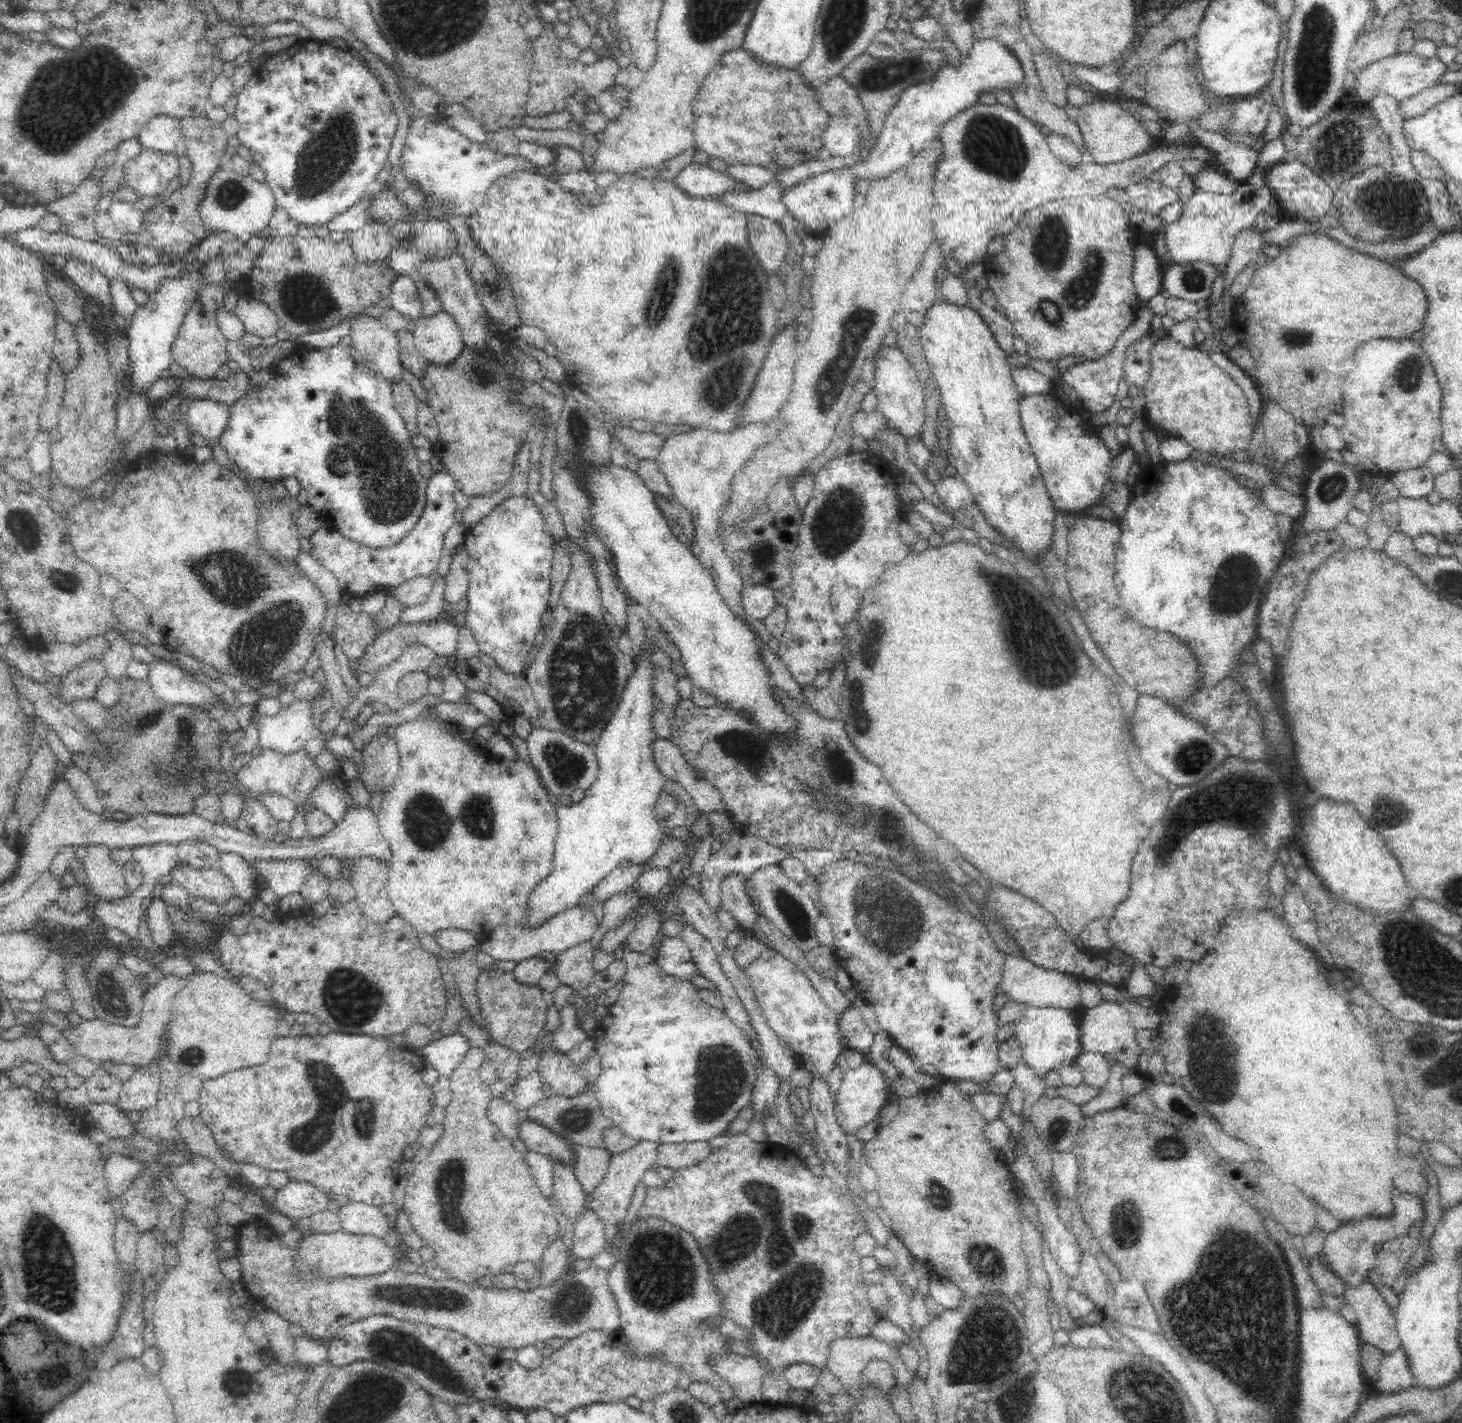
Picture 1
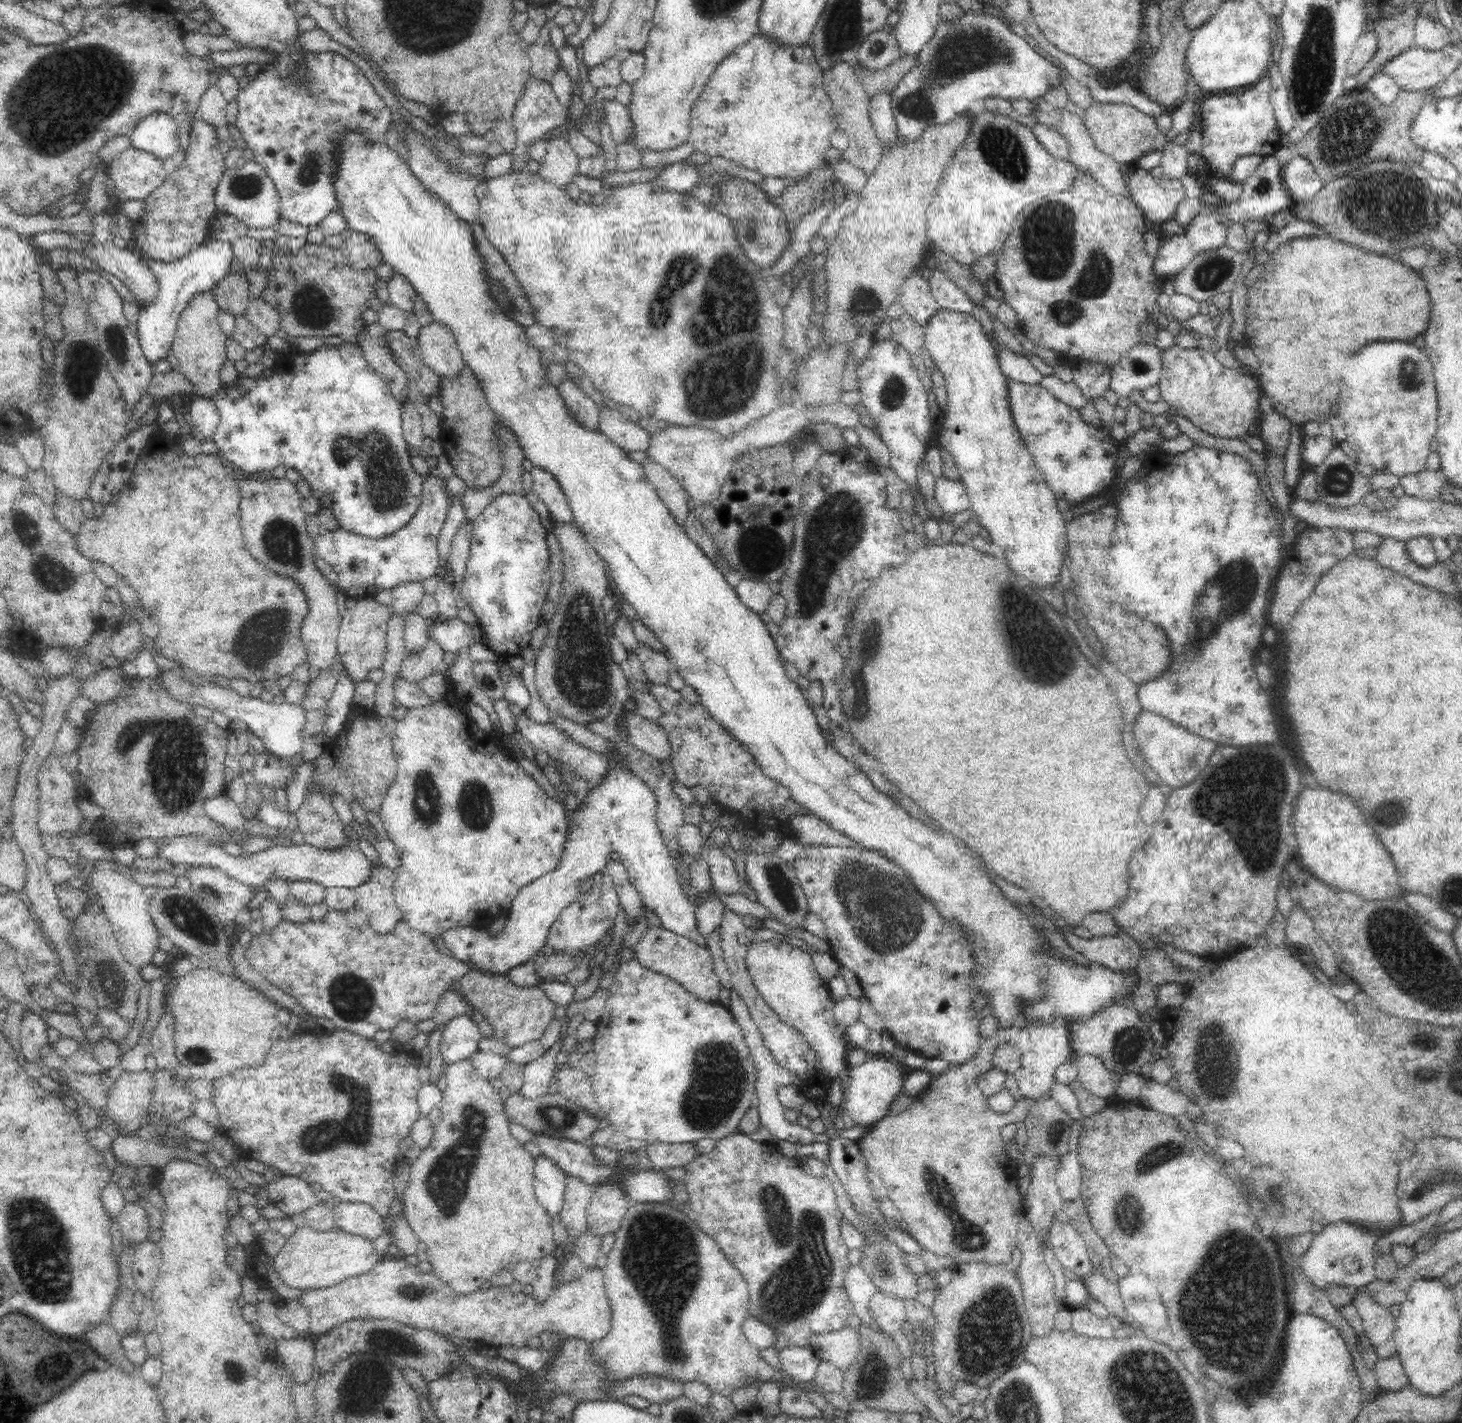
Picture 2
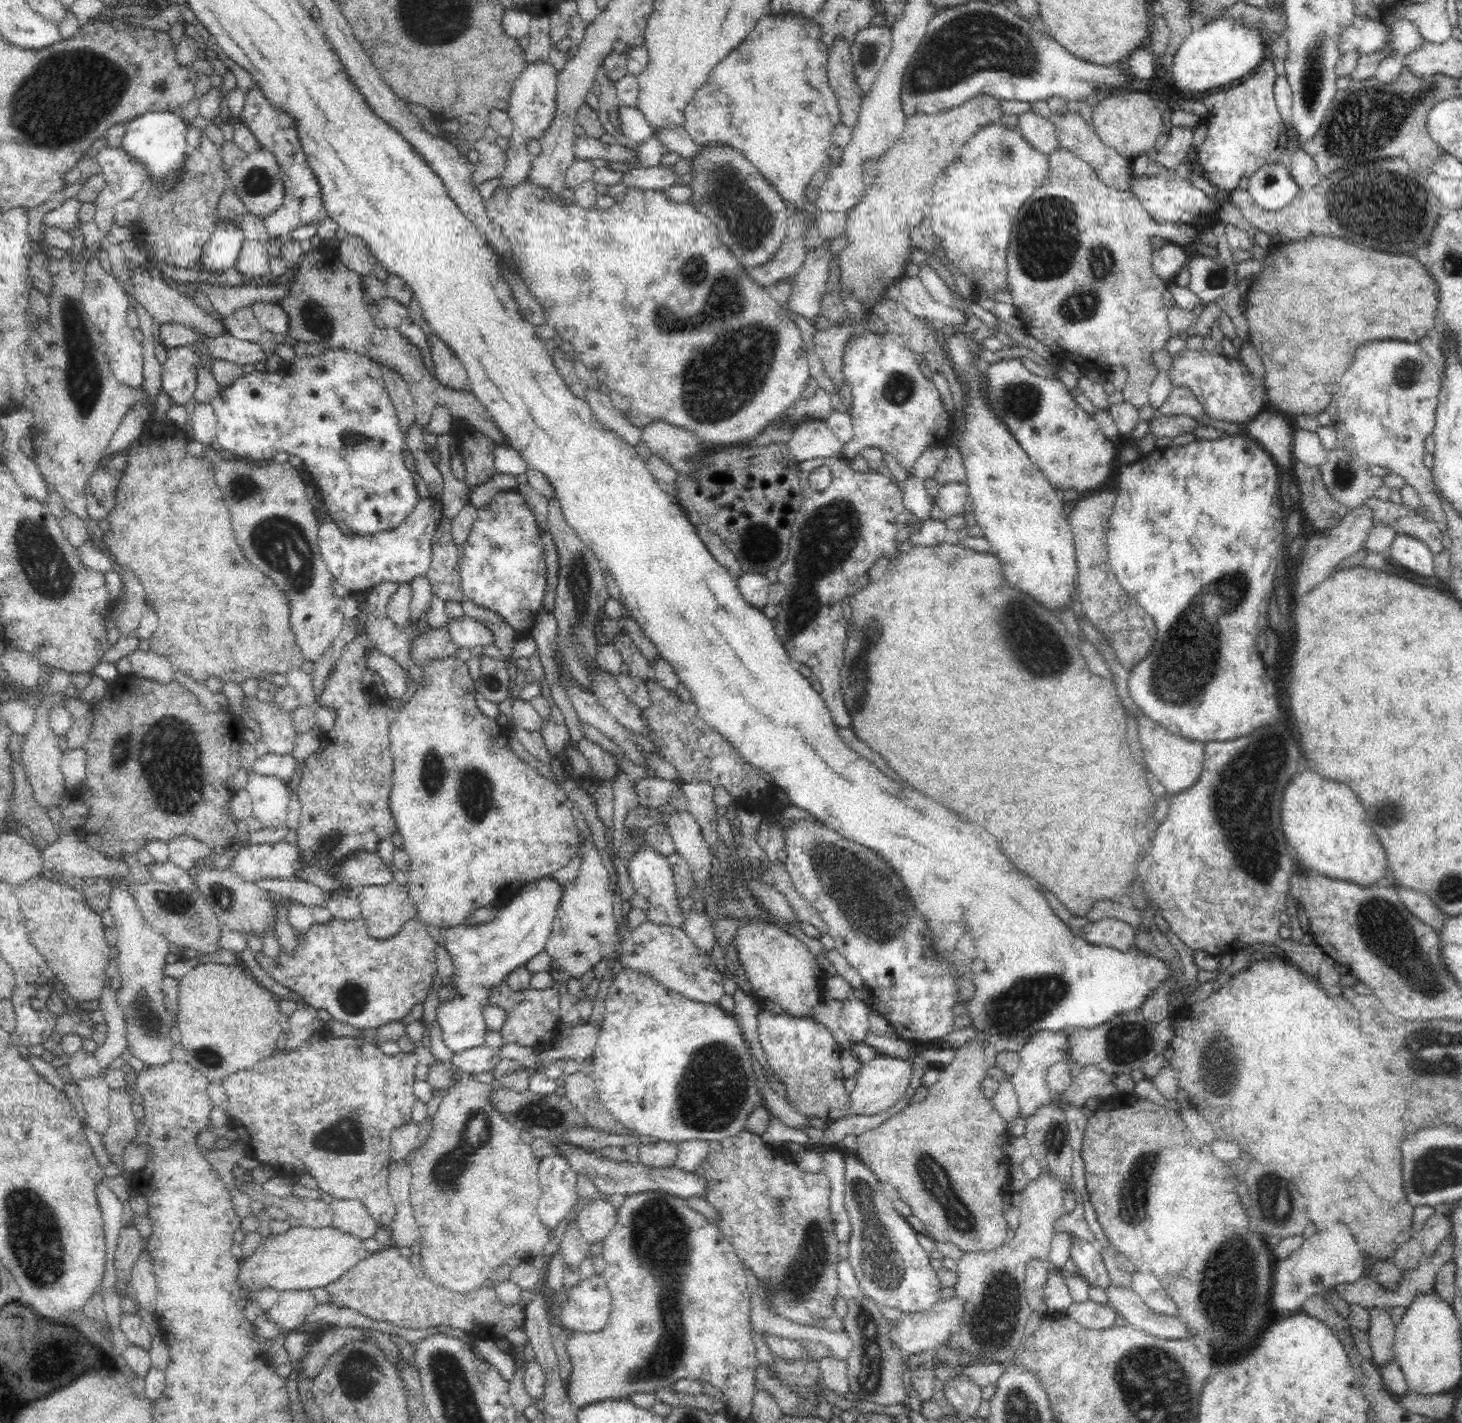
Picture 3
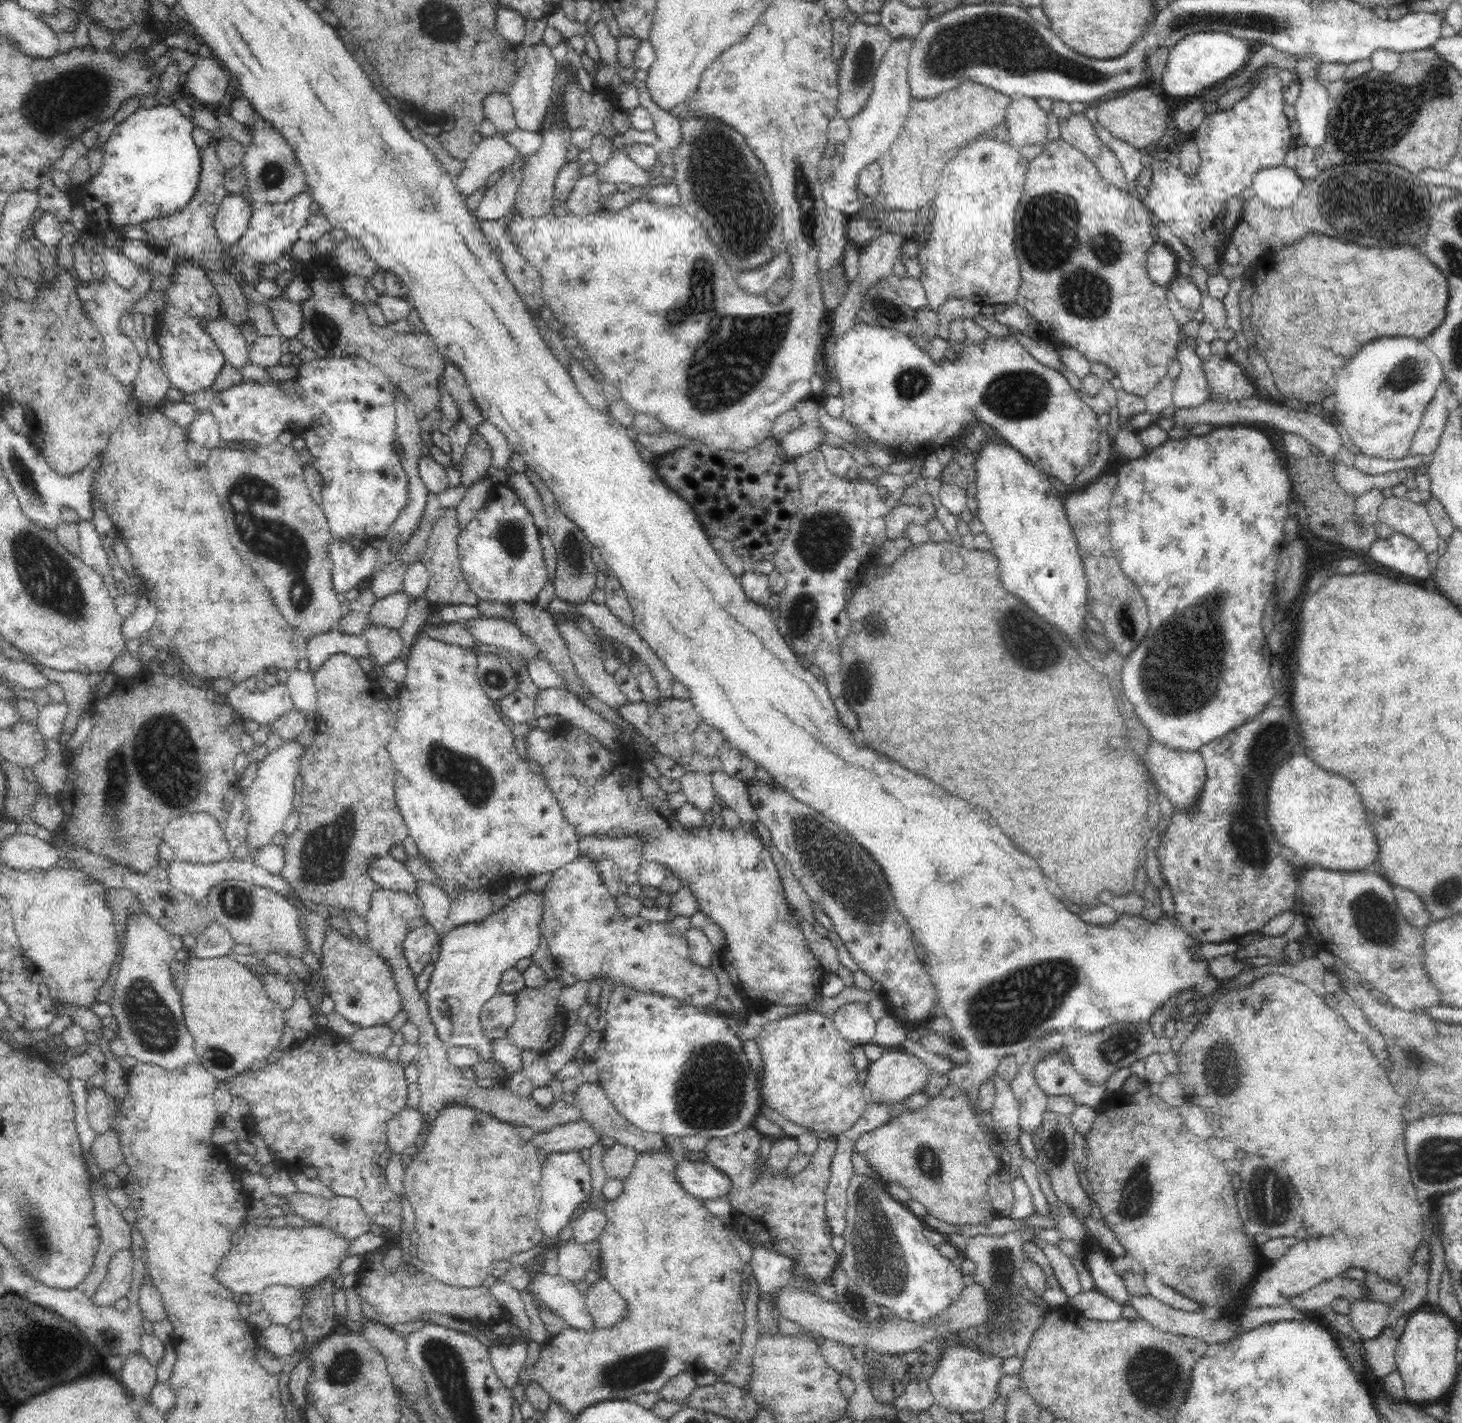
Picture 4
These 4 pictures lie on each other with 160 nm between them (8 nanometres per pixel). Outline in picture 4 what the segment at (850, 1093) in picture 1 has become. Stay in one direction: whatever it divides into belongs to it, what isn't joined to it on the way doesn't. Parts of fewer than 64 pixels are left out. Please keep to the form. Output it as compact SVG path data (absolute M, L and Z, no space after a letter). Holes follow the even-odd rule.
M885 1049L878 1060L867 1066L867 1076L862 1084L862 1090L868 1100L874 1103L899 1102L918 1092L932 1075L932 1070L918 1057L908 1055L895 1049Z

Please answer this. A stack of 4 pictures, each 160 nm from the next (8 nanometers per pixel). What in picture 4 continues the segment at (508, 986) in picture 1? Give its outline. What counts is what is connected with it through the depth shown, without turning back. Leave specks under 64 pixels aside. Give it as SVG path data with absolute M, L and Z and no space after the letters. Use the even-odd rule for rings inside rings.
M557 976L548 979L543 987L526 988L513 994L516 1001L516 1014L512 1026L506 1032L507 1039L521 1050L543 1051L551 1050L564 1036L565 1011L560 1006L560 993L566 980Z

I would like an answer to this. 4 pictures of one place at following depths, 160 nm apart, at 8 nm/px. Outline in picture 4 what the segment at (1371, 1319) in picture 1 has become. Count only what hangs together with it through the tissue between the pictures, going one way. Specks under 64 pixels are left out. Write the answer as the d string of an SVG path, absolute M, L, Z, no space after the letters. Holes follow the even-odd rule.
M1385 1326L1372 1340L1364 1342L1362 1347L1366 1351L1367 1366L1370 1374L1378 1380L1398 1369L1395 1361L1396 1346L1396 1336L1389 1326Z

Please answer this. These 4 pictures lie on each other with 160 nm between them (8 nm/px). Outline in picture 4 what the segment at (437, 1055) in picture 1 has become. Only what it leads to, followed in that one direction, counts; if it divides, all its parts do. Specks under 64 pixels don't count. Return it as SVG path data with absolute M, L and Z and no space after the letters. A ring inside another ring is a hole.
M526 890L520 896L504 901L502 908L484 921L454 927L442 939L440 956L431 973L425 999L437 1036L443 1043L452 1047L472 1047L482 1062L492 1058L491 1040L483 1033L480 1011L500 992L499 982L504 972L538 950L544 931L543 898L543 891Z

